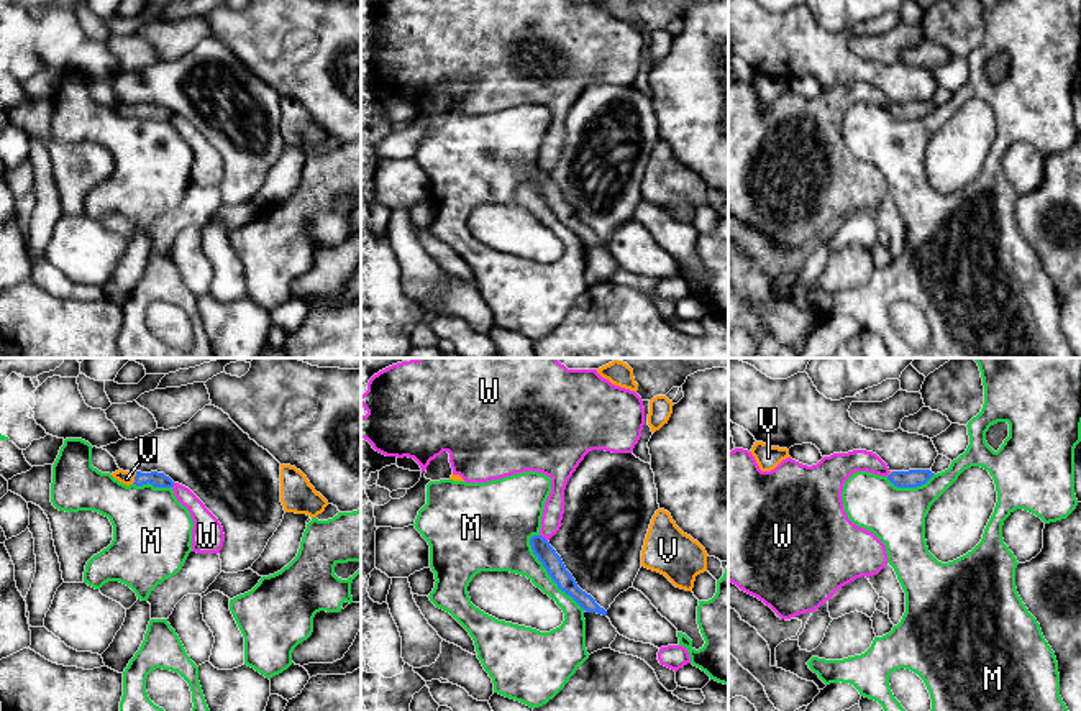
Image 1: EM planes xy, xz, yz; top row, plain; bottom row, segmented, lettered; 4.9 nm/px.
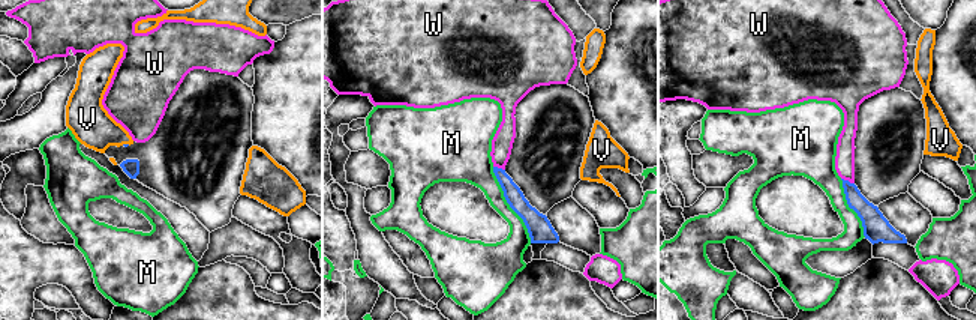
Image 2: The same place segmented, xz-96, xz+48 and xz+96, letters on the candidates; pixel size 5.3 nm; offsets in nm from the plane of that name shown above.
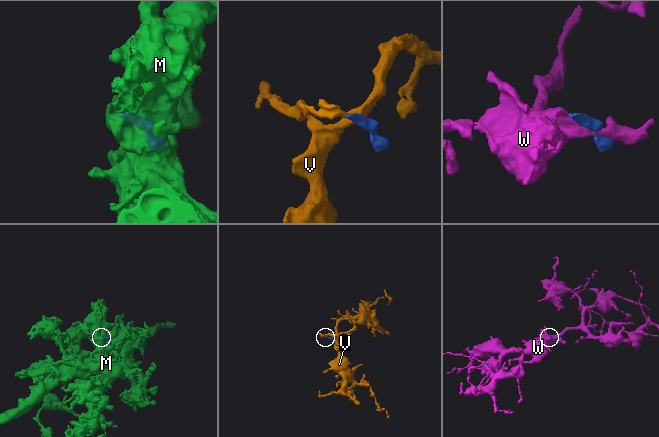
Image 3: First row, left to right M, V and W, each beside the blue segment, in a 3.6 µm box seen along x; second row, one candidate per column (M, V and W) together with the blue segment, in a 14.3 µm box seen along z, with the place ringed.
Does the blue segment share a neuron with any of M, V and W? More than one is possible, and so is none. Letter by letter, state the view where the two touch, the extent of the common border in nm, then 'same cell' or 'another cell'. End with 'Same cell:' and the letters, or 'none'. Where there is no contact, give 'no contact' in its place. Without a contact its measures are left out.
M: xz | 460 nm | another cell
V: xy | 70 nm | same cell
W: xz | 50 nm | another cell
Same cell: V

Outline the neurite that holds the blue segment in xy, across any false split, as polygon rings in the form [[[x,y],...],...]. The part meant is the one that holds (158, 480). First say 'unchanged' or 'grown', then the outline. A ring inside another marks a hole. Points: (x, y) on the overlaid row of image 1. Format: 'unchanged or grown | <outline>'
grown | [[[118,470],[112,473],[112,476],[126,486],[130,484],[143,486],[148,483],[153,484],[154,488],[172,488],[174,486],[174,481],[169,476],[166,476],[164,473],[157,473],[157,471],[141,473],[141,471]]]

